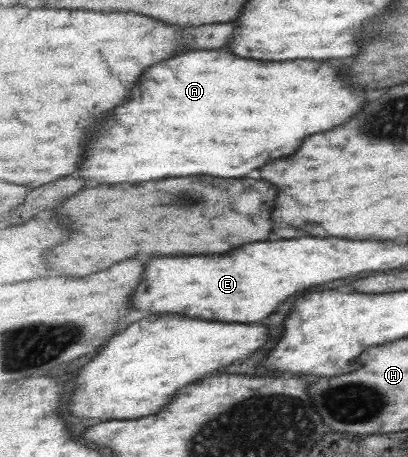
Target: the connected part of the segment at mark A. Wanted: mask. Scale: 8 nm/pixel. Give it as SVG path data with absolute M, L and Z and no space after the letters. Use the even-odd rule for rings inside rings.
M190 51L184 55L178 55L174 59L162 61L158 65L154 65L152 69L148 69L148 73L144 73L144 77L140 79L138 87L132 91L132 95L128 97L128 103L118 107L110 117L108 117L108 129L104 125L104 129L90 141L90 159L88 159L88 151L86 151L86 161L82 163L82 177L92 179L92 181L102 181L102 183L140 183L140 181L152 181L152 179L166 179L166 177L190 177L190 175L214 175L214 177L246 177L252 169L260 169L264 165L268 165L270 161L294 155L306 137L316 135L316 133L326 133L334 127L344 125L348 119L352 119L360 109L366 107L366 99L364 93L346 83L346 77L342 77L340 67L328 63L328 61L308 61L308 59L300 59L300 61L274 61L268 63L266 61L254 61L254 59L244 59L244 57L236 57L236 54L228 51Z

